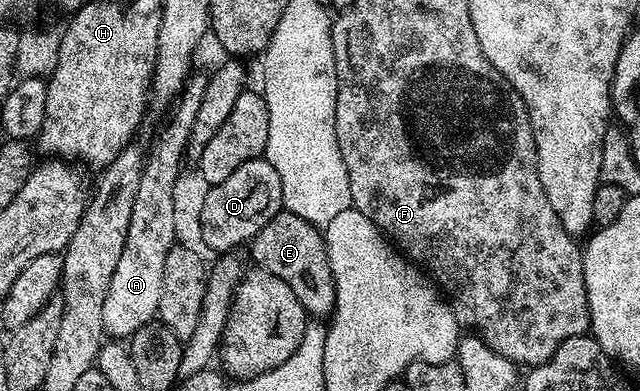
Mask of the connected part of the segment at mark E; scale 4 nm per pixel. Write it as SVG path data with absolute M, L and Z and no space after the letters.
M282 210L260 233L250 241L252 248L251 263L257 268L274 274L274 278L282 278L290 290L294 290L298 302L302 302L305 312L312 318L324 318L336 305L334 294L334 278L328 261L328 251L324 241L324 233L319 227L306 218L298 218L298 214Z

